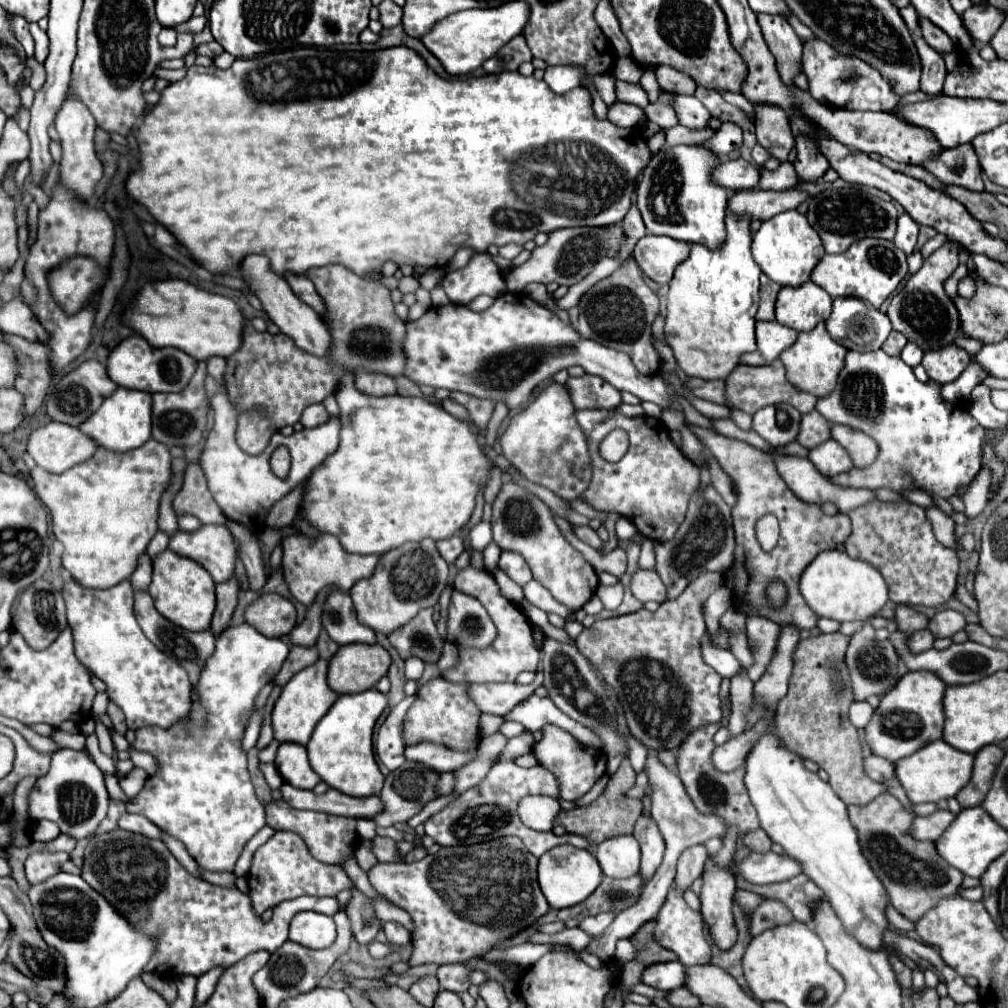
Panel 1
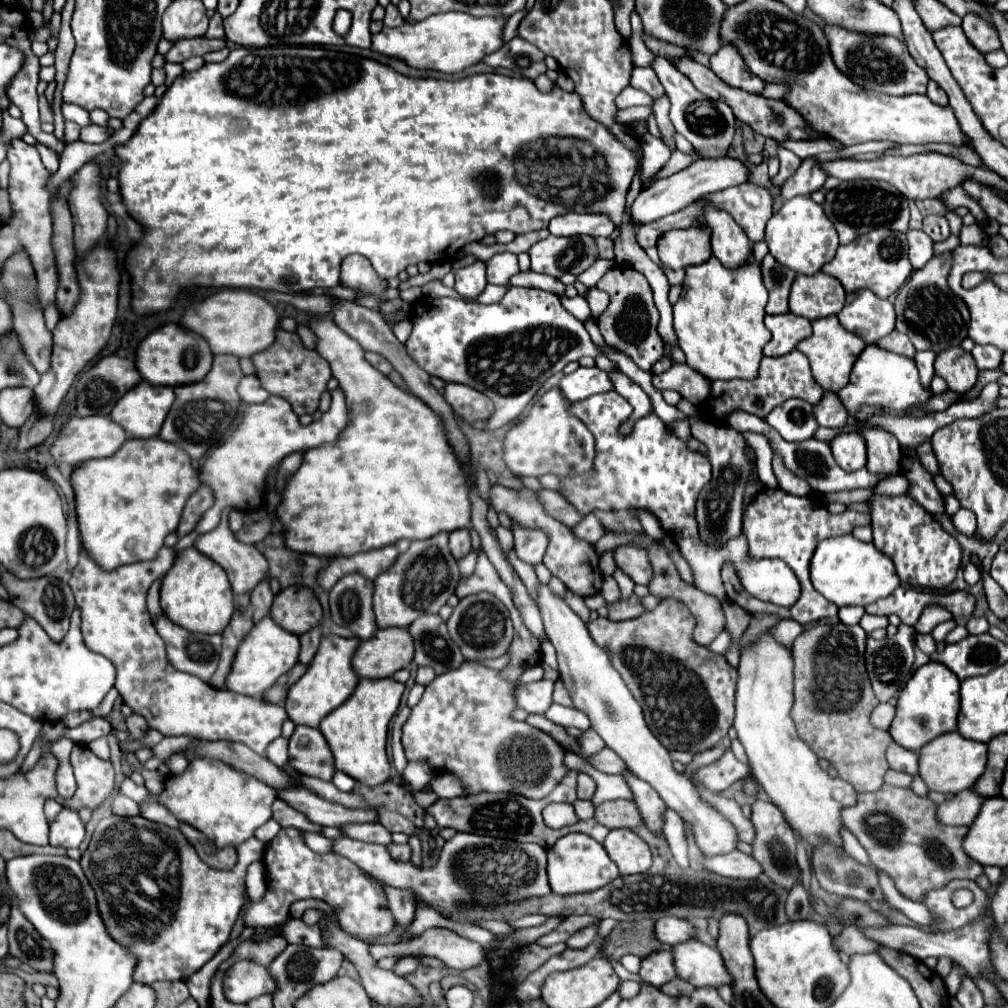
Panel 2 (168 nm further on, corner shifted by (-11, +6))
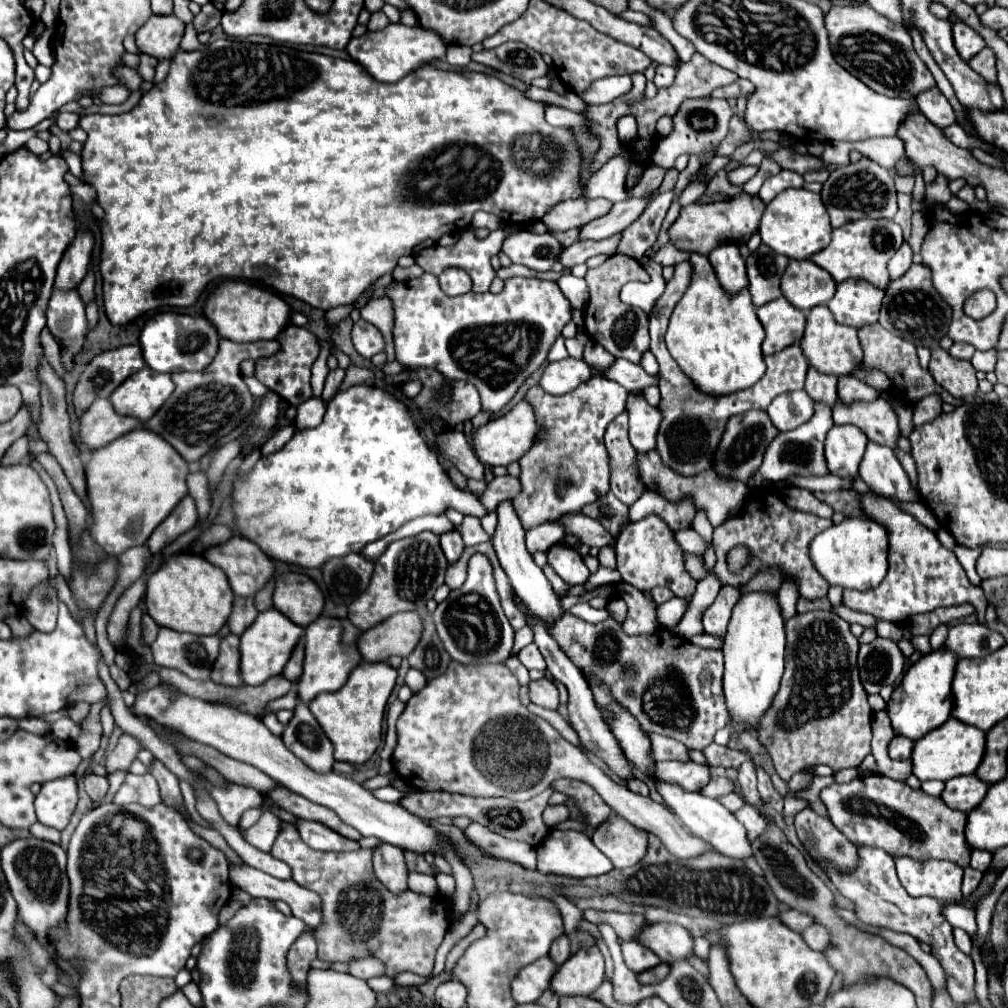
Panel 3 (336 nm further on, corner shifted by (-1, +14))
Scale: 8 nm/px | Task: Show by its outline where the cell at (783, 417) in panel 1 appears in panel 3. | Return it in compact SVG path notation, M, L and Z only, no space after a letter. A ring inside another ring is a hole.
M804 390L786 392L774 398L772 404L768 406L768 416L780 432L798 428L800 424L810 420L812 414L814 414L814 402L810 400L810 396L806 396Z

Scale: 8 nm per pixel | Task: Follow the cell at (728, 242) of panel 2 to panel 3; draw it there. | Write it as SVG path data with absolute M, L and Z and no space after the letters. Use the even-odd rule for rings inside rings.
M720 244L708 254L708 258L710 258L710 264L712 264L720 284L728 292L734 294L748 284L744 258L740 256L738 244Z

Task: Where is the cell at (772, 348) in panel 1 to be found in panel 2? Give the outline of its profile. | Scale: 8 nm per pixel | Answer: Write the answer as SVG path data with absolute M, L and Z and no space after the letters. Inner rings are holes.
M792 312L766 316L766 328L772 332L772 340L764 348L764 356L784 356L796 348L800 340L812 334L810 320L796 316Z

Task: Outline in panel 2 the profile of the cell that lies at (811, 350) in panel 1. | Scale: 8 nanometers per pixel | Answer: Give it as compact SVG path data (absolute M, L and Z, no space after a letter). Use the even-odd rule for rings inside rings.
M828 316L824 320L812 322L812 334L806 340L802 340L796 348L808 356L816 382L824 390L838 392L840 388L844 388L848 384L850 370L852 370L856 358L860 356L860 352L866 348L866 342L860 340L860 336L844 330L836 316Z

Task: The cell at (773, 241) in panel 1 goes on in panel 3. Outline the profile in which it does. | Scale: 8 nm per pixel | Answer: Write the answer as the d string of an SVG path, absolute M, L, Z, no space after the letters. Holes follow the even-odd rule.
M788 188L778 194L764 210L758 232L762 242L770 246L774 252L788 256L792 260L808 260L812 254L820 252L830 244L832 228L828 220L828 212L820 200L820 194L808 192L806 188Z

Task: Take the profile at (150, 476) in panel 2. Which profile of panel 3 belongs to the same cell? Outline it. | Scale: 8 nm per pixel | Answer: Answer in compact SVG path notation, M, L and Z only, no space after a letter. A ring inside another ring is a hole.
M144 428L132 430L126 436L114 440L114 444L94 450L92 460L86 464L86 496L90 502L88 514L92 518L90 536L94 536L94 542L106 554L114 554L114 556L120 556L132 546L146 544L154 528L188 494L186 476L188 476L186 460L182 460L182 456L178 456L178 452L166 440L162 440L162 436Z

